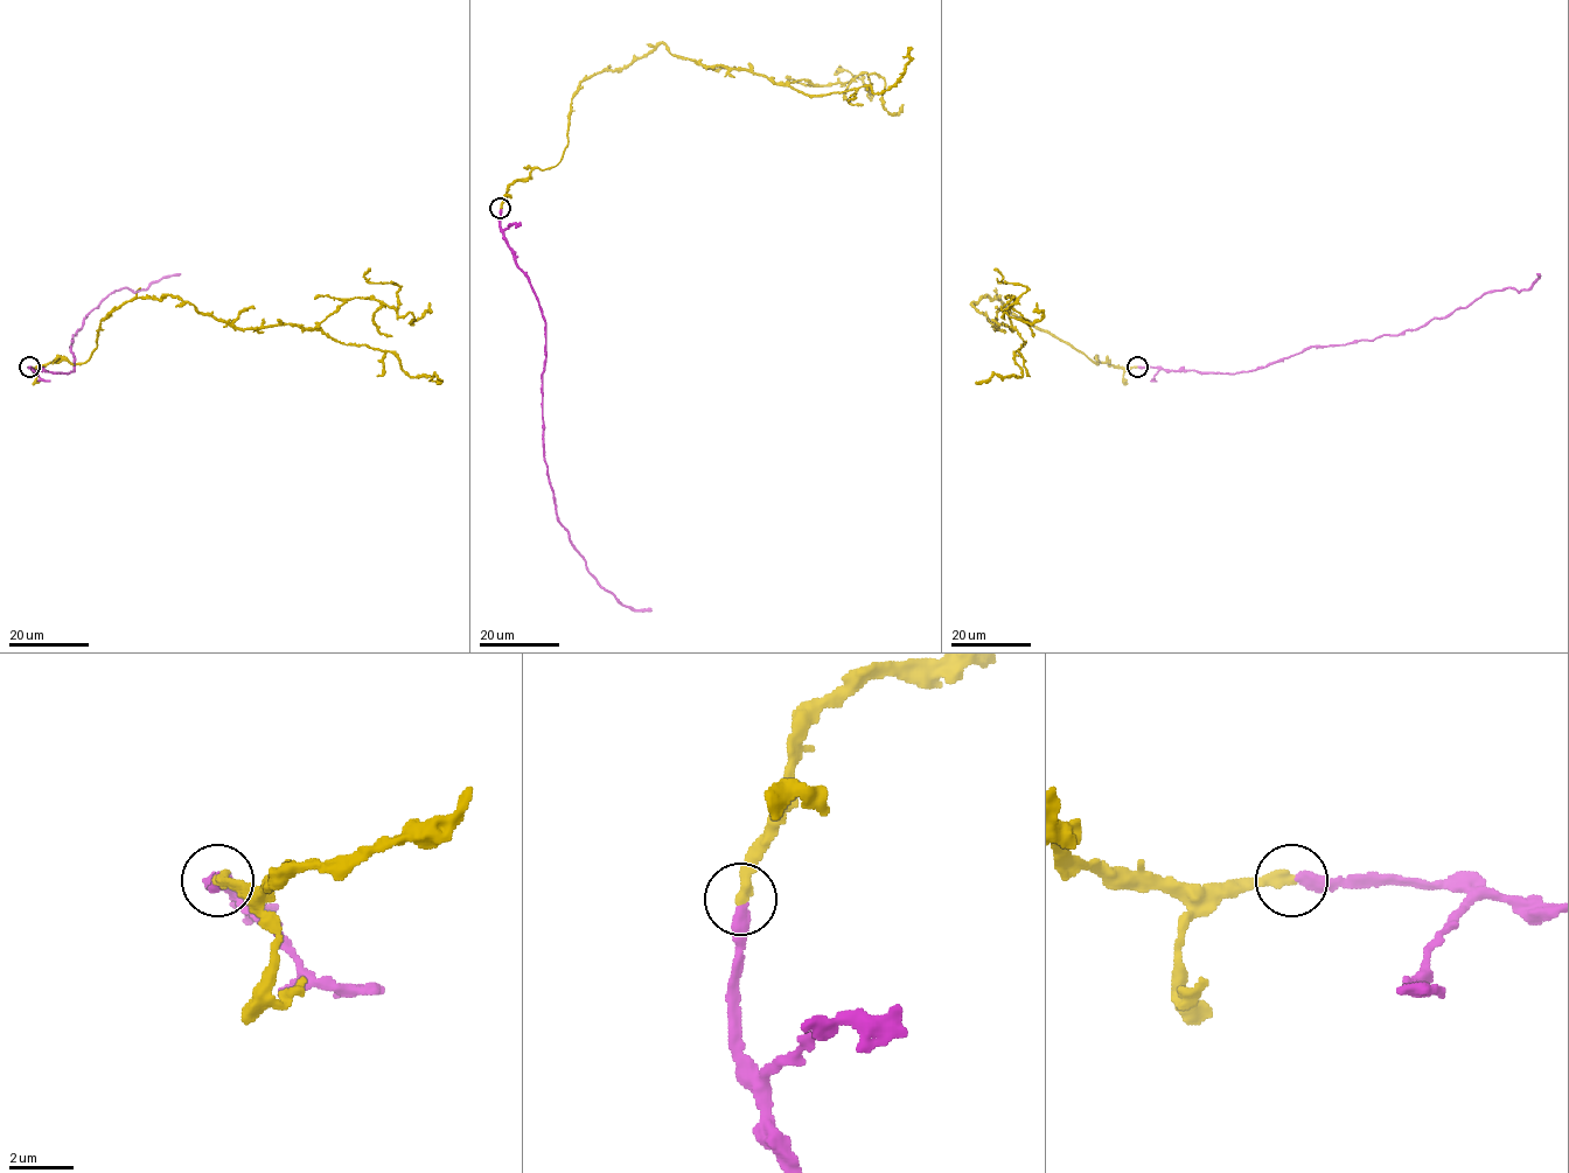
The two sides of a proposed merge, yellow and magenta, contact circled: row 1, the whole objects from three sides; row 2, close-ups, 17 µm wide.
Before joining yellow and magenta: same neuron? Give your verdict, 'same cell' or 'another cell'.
same cell

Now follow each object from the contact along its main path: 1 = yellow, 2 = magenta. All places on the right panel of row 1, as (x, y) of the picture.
1: (1137, 367), (1092, 362), (985, 295), (971, 304), (995, 329), (1026, 287), (995, 267)
2: (1137, 367), (1233, 374), (1263, 368), (1312, 346), (1401, 335), (1470, 306), (1487, 292), (1527, 290), (1539, 273)

